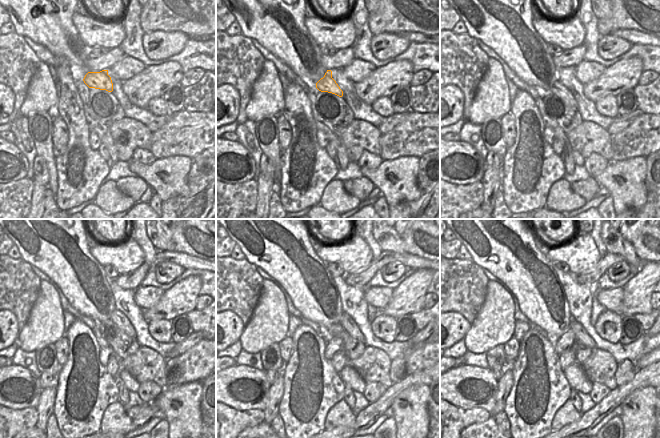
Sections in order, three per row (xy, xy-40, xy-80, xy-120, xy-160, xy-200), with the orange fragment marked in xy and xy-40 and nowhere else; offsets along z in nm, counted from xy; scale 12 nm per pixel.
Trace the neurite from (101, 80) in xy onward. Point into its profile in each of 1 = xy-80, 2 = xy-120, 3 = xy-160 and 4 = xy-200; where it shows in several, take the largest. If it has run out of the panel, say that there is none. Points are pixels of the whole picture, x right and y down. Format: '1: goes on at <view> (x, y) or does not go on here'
1: goes on at xy-80 (557, 88)
2: goes on at xy-120 (122, 322)
3: goes on at xy-160 (348, 324)
4: goes on at xy-200 (581, 335)

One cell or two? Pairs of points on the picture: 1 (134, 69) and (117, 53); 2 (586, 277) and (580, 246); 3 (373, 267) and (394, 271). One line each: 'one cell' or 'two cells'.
1: two cells
2: two cells
3: two cells

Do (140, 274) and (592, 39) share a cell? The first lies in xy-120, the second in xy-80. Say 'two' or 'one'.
two

